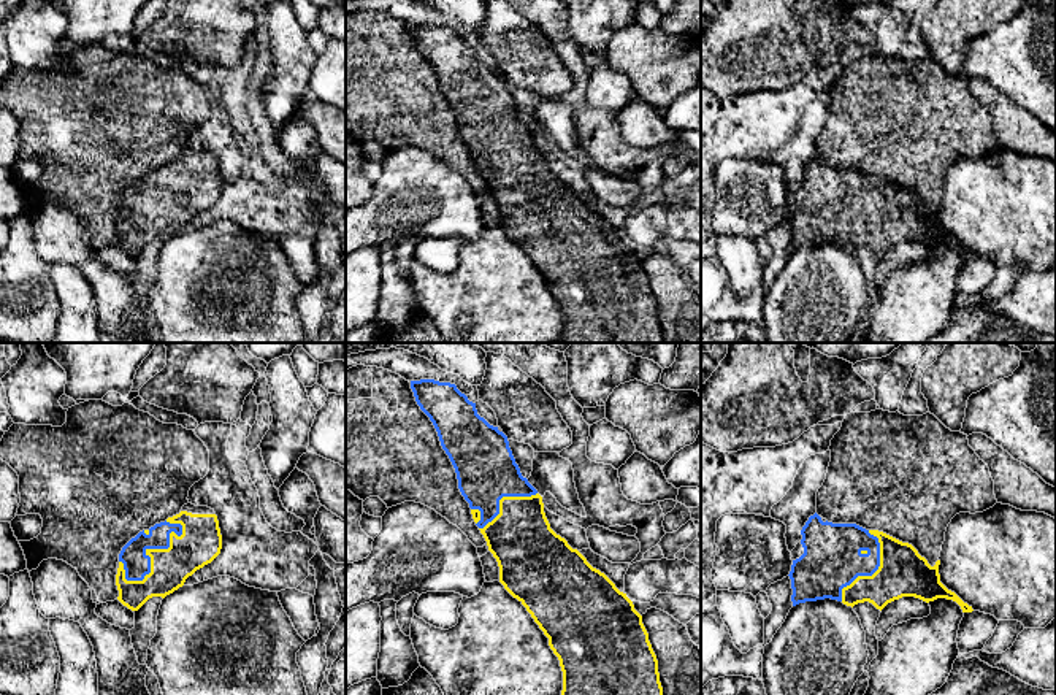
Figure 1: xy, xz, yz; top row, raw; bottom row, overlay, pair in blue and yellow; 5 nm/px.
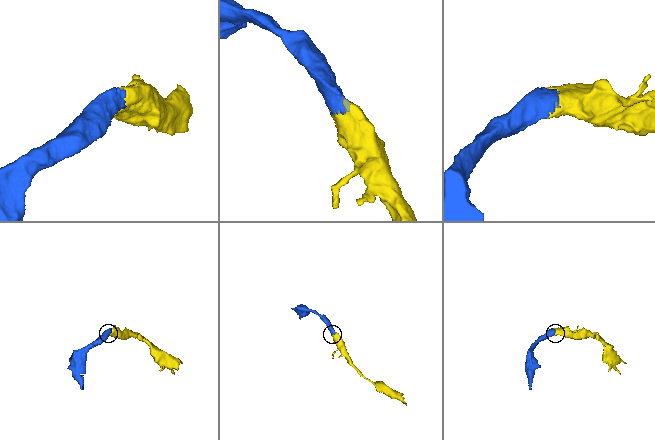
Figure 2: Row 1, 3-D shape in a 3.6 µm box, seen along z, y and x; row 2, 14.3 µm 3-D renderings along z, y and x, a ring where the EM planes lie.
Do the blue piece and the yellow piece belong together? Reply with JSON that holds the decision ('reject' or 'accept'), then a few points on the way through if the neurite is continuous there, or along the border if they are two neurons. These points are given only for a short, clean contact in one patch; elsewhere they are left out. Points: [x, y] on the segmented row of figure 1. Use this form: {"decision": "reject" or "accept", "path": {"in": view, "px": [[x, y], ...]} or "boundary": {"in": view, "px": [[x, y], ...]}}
{"decision": "accept"}

